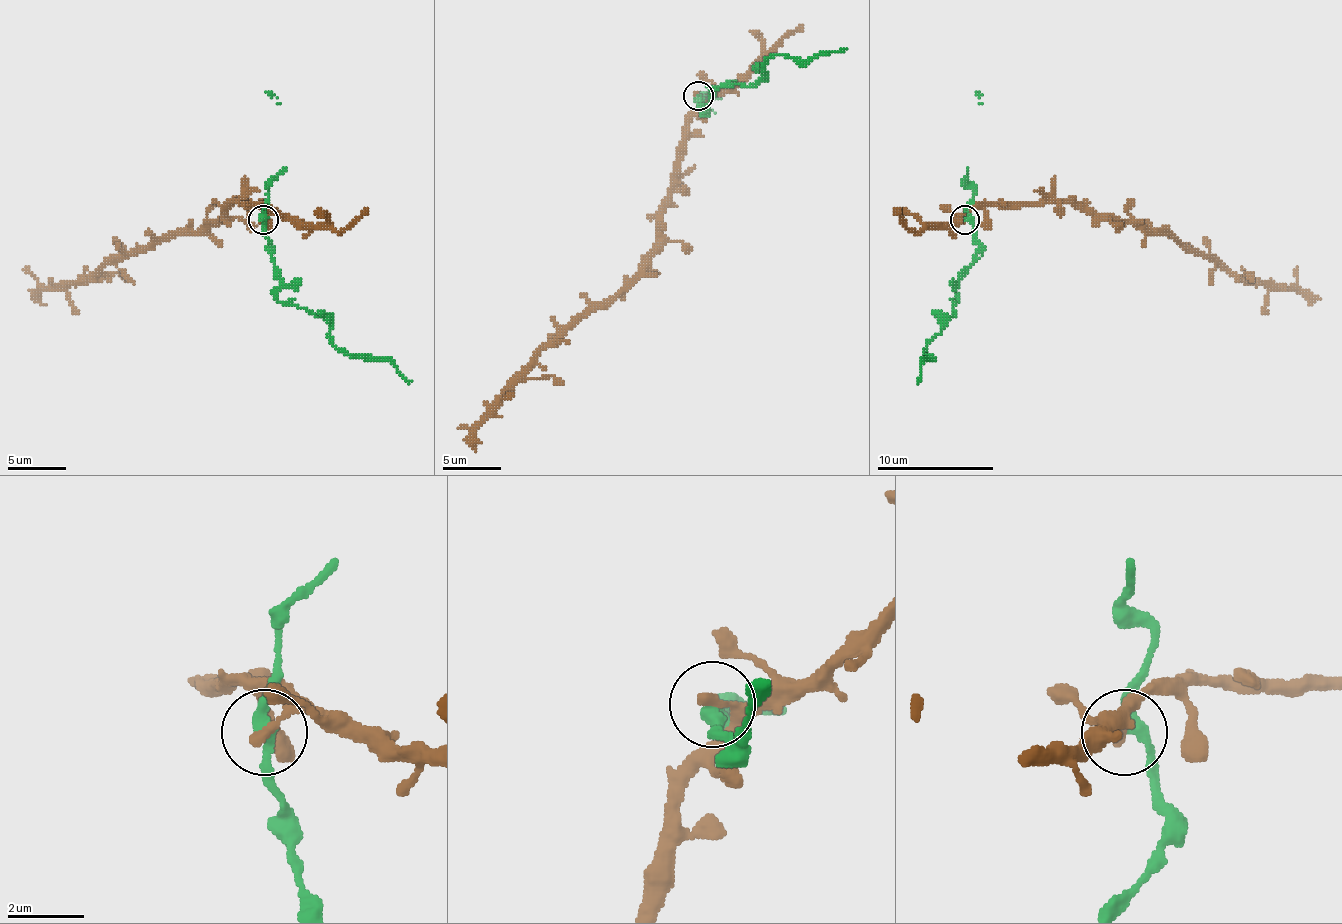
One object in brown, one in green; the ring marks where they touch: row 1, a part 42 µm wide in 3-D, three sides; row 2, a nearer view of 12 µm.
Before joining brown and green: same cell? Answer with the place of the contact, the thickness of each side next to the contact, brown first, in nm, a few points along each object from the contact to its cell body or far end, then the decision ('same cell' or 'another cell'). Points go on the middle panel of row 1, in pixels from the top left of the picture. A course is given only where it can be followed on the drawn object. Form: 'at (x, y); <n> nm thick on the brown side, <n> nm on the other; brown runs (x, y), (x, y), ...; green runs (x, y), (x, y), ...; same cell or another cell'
at (698, 96); 260 nm thick on the brown side, 280 nm on the other; brown runs (697, 95), (703, 101), (688, 121), (651, 259), (540, 352), (475, 431), (475, 451); green runs (697, 95), (703, 110), (715, 86), (712, 86), (753, 86), (773, 54), (802, 60), (846, 48); another cell

